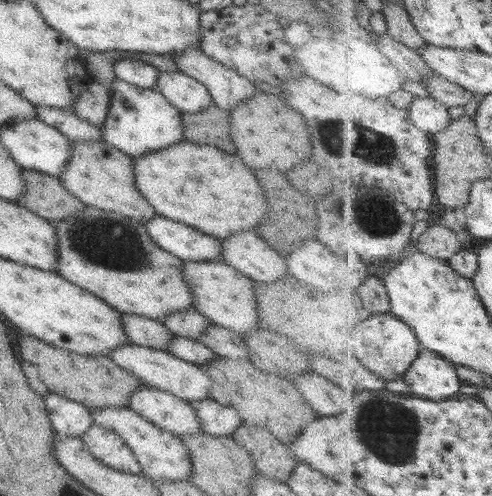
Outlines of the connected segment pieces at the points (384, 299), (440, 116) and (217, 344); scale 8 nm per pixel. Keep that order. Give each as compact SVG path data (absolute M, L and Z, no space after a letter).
M375 274L370 275L356 289L357 294L355 296L359 300L366 315L390 312L389 294L381 278Z
M431 96L414 97L408 111L415 126L432 135L445 130L451 122L449 107Z
M211 324L196 338L216 355L229 357L231 360L247 358L245 343L236 332Z

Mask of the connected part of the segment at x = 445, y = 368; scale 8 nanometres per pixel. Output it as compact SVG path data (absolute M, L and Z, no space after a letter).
M422 348L419 358L411 365L404 374L404 380L415 396L423 396L429 400L442 401L459 392L461 382L457 376L456 364L440 356L438 352Z

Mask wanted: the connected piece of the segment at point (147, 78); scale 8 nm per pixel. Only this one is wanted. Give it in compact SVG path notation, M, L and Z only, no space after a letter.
M121 57L114 62L114 76L137 88L156 89L160 72L155 67L133 57Z

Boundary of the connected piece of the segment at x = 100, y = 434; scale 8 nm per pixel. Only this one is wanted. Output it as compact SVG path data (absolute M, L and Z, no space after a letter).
M92 424L80 436L89 454L101 464L127 474L139 475L142 470L130 448L112 430Z

